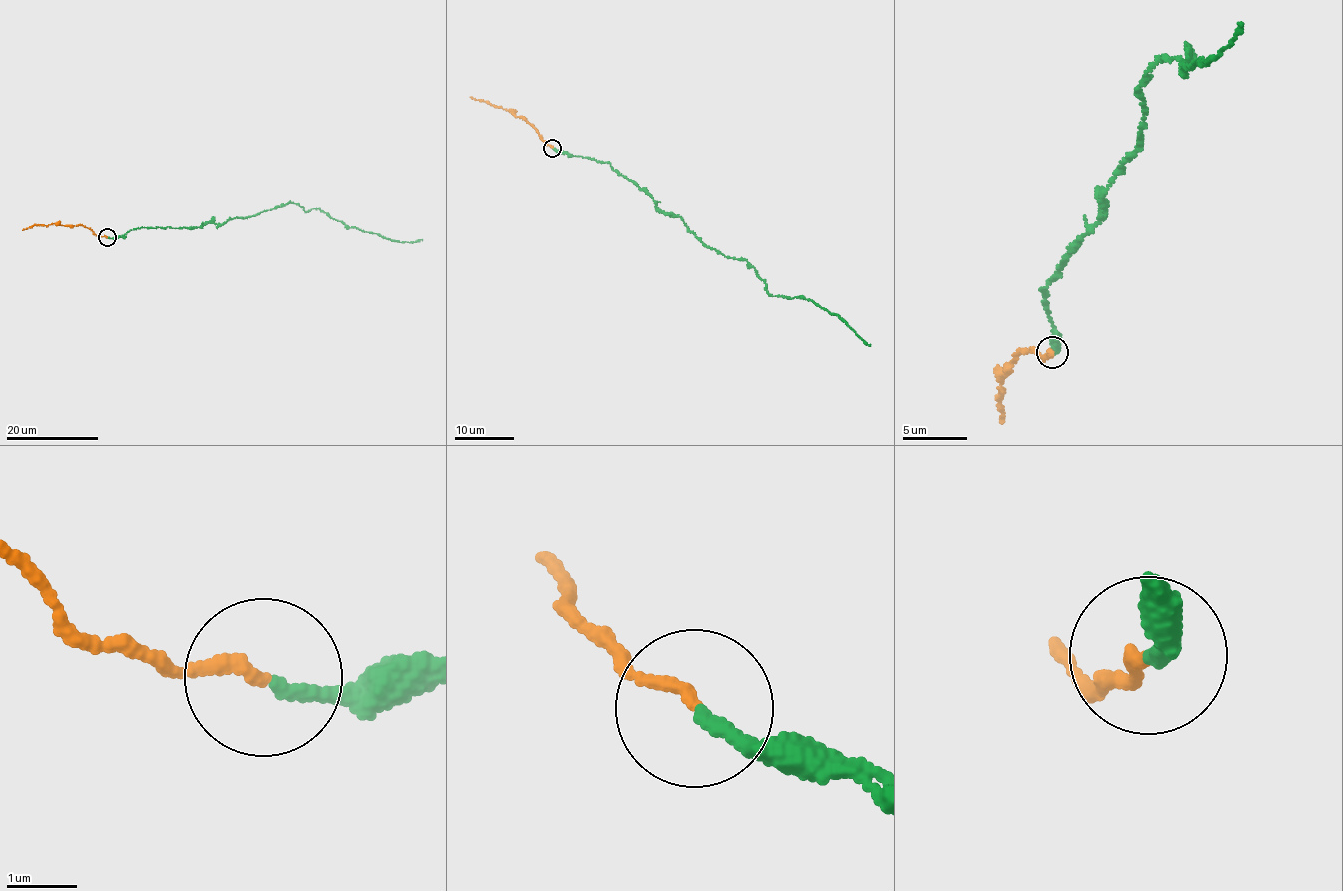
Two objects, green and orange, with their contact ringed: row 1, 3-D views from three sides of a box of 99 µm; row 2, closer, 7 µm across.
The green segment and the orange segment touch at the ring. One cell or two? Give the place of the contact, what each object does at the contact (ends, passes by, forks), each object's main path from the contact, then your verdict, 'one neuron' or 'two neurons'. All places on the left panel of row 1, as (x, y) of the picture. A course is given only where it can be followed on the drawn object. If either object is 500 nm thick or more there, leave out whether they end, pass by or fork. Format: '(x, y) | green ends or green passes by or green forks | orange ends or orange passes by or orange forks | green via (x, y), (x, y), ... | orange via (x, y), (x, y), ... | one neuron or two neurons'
(107, 237) | green ends | orange ends | green via (107, 236), (141, 227), (223, 223), (290, 201), (306, 211), (319, 208), (350, 228), (404, 242), (422, 240) | orange via (107, 236), (98, 236), (83, 225), (54, 223), (22, 230) | two neurons

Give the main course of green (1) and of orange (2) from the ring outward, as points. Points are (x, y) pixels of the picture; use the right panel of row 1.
1: (1051, 351), (1041, 290), (1139, 144), (1137, 90), (1158, 59), (1188, 63), (1186, 43), (1186, 71), (1241, 26)
2: (1051, 351), (1044, 359), (1034, 351), (1021, 351), (1006, 366), (1011, 372), (1001, 377), (1002, 423)

